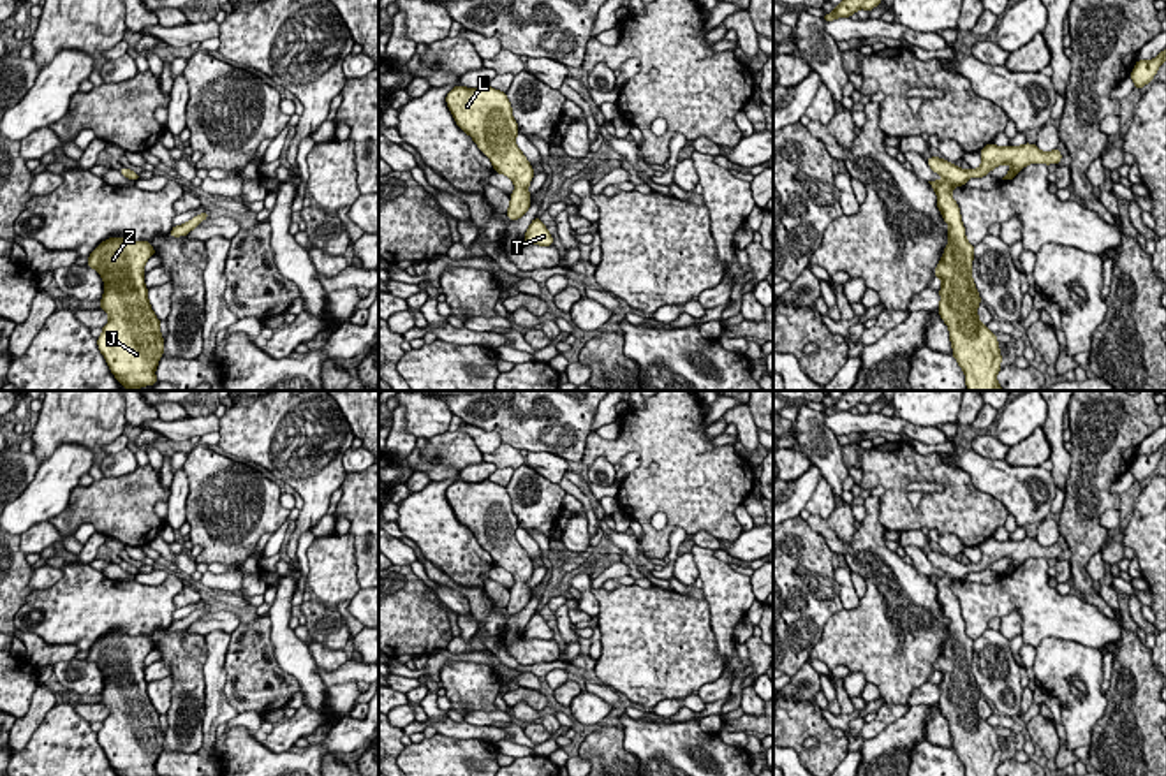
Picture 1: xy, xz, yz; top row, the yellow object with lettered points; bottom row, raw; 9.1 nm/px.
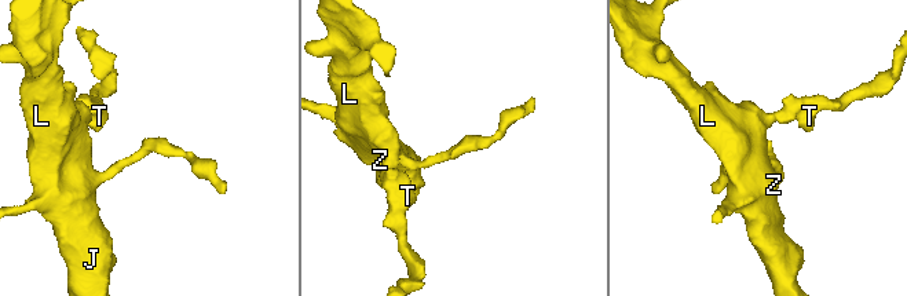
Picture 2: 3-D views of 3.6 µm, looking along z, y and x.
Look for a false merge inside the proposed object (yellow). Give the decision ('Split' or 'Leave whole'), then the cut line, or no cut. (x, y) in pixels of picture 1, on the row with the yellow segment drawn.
Leave whole. No split

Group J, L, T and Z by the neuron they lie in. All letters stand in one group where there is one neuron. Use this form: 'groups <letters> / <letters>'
groups J L T Z

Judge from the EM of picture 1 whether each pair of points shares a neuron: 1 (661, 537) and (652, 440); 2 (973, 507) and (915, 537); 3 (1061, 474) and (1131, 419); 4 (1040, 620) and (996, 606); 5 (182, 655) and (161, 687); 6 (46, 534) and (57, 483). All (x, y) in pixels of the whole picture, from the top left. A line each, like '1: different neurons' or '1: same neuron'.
1: same neuron
2: different neurons
3: different neurons
4: same neuron
5: different neurons
6: different neurons

